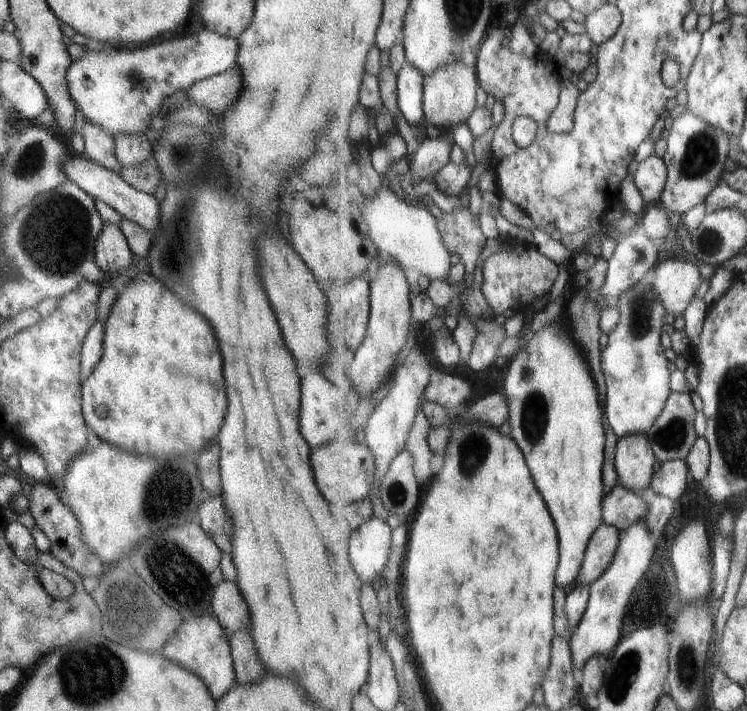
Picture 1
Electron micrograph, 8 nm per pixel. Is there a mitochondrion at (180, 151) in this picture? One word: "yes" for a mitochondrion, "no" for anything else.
yes

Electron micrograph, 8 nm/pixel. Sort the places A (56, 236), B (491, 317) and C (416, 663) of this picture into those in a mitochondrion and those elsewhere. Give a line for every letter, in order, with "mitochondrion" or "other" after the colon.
A: mitochondrion
B: other
C: other

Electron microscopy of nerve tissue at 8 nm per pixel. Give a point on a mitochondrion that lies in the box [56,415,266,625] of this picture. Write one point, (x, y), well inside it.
(183, 574)

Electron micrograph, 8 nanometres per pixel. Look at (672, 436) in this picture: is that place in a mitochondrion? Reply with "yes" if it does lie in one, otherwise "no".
yes

